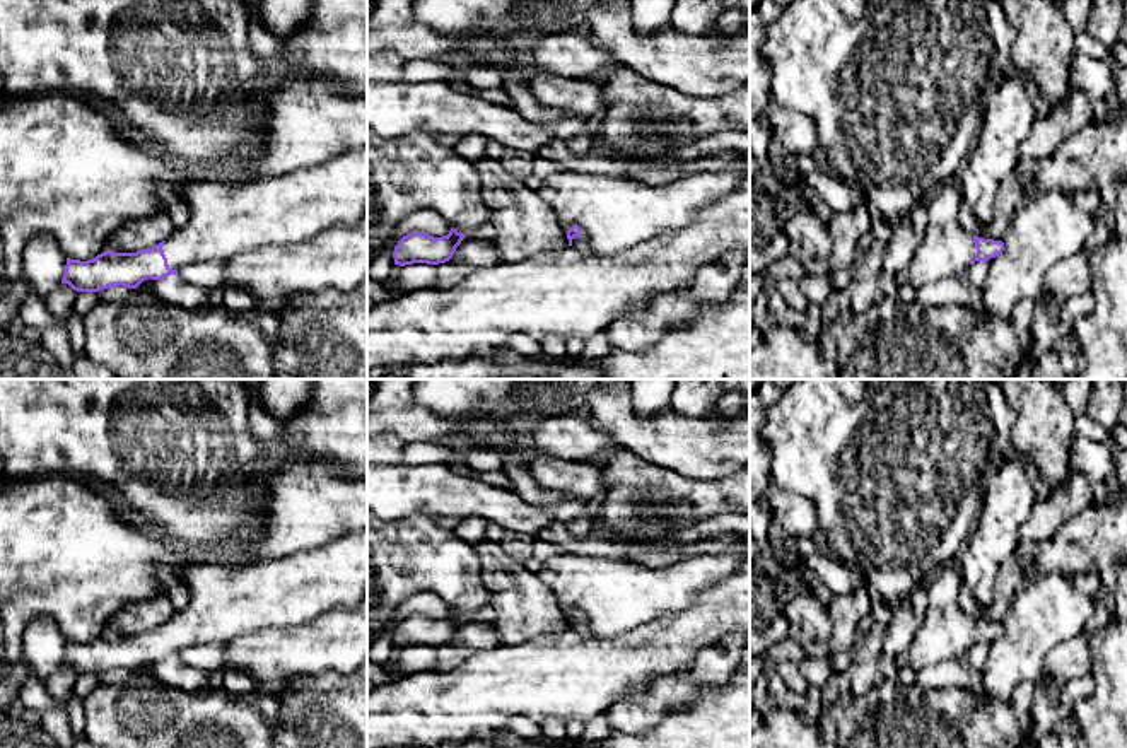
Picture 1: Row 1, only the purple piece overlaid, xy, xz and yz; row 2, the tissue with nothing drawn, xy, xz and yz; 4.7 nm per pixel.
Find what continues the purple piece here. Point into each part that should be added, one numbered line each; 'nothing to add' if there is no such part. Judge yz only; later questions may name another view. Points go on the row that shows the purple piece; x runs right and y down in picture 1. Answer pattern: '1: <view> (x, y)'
1: yz (945, 250)

